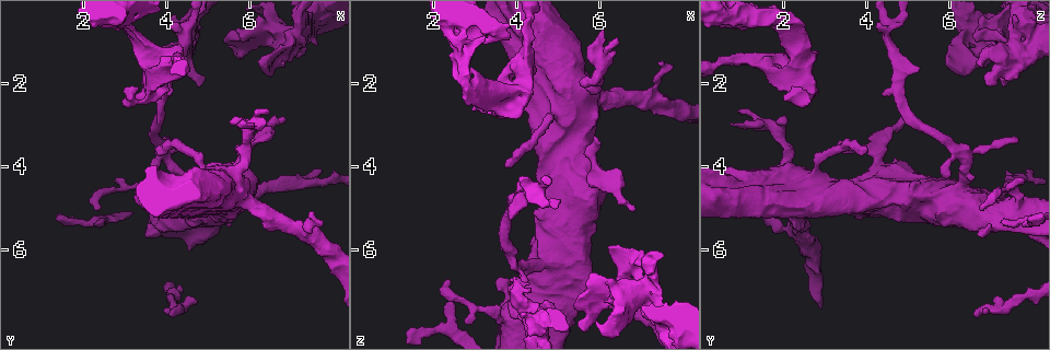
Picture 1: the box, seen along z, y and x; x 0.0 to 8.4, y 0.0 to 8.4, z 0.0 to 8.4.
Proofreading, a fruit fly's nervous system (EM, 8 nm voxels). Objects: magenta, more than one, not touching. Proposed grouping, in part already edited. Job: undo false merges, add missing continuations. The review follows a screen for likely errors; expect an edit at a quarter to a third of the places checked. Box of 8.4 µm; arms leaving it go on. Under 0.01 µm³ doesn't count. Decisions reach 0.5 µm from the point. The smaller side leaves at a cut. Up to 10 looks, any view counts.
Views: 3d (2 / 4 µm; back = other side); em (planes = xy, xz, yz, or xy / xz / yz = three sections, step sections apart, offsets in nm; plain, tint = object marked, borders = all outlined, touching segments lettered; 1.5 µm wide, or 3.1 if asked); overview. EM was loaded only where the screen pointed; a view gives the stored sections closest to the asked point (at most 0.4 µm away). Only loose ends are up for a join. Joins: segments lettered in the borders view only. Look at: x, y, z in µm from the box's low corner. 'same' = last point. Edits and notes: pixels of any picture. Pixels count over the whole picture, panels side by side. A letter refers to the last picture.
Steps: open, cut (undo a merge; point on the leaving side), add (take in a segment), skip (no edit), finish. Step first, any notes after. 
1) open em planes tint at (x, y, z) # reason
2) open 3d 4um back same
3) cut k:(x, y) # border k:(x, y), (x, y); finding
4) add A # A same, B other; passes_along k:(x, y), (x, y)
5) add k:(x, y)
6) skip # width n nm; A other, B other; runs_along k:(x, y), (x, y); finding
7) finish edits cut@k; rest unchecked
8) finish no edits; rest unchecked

open em planes tint at (4.10, 1.25, 2.80) # thick end

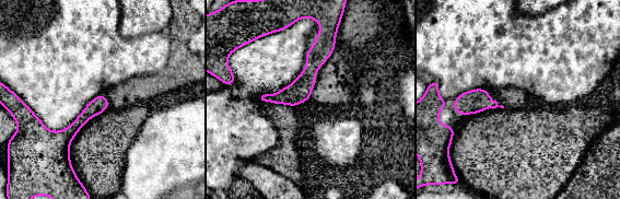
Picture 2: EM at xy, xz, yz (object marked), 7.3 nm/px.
open em planes borders same

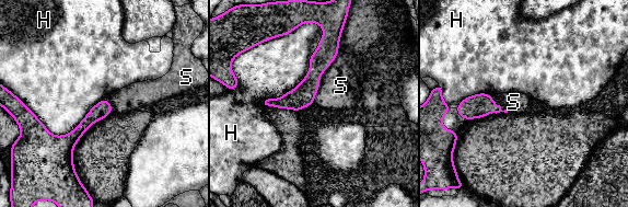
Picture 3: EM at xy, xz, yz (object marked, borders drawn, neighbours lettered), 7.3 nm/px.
skip # H other, S other; border 3:(339, 50), (322, 73), (313, 103); none of them fits

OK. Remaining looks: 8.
open 3d 2um at (3.75, 3.50, 4.00) # an open end

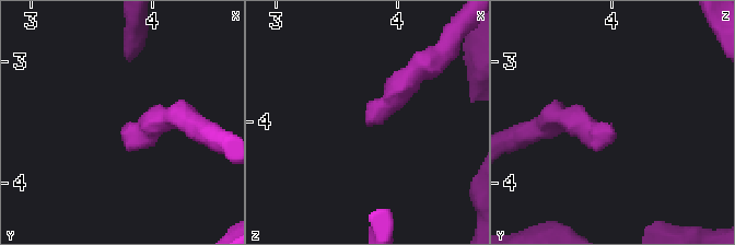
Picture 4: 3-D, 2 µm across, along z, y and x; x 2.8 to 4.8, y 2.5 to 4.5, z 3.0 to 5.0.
open em planes plain at (3.82, 3.54, 4.00)

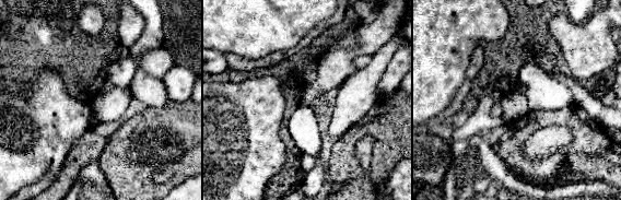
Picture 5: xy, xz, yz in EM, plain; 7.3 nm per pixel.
open em planes borders same # see the neighbours

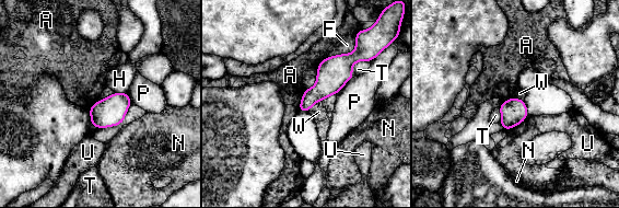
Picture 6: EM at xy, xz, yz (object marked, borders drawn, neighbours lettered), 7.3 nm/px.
skip # width 120 nm; A other, F other, H other, N other, P other, T other, U other, W other; border 6:(322, 100), (308, 112); no lettered segment goes on from it

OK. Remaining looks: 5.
open em xy step 4 borders at (3.85, 1.60, 5.30) # free end

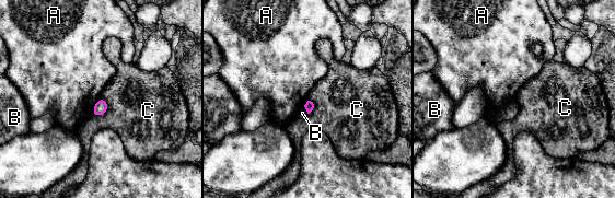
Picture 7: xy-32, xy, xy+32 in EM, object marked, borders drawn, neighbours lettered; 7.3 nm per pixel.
skip # A other, B other, C other; border 7:(104, 97), (107, 109), (92, 116); no lettered segment goes on from it

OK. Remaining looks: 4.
open 3d 4um back at (6.55, 0.70, 7.15) # two arms at a narrow angle

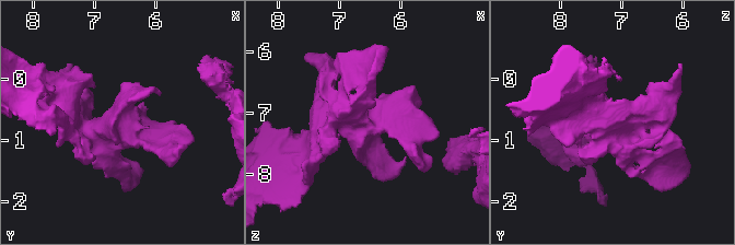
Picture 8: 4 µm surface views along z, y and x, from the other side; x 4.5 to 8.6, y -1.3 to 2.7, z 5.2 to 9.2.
open em planes tint at (6.55, 0.70, 7.15)

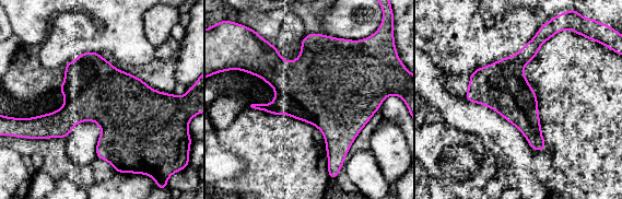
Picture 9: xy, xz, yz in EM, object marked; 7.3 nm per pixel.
open em planes borders same

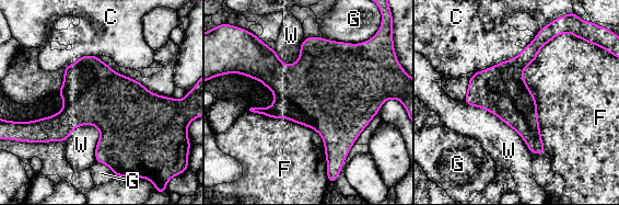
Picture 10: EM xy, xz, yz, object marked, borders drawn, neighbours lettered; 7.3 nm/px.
skip # width 460 nm; C other, F other, G other, W other; border 10:(464, 101), (492, 112), (534, 155); continuous, no second cell

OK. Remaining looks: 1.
finish no edits; rest unchecked

